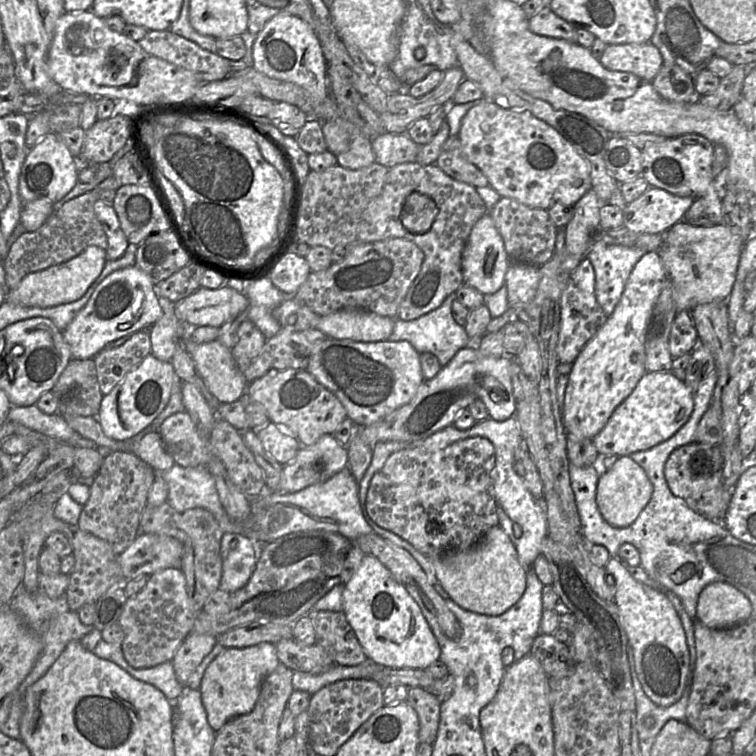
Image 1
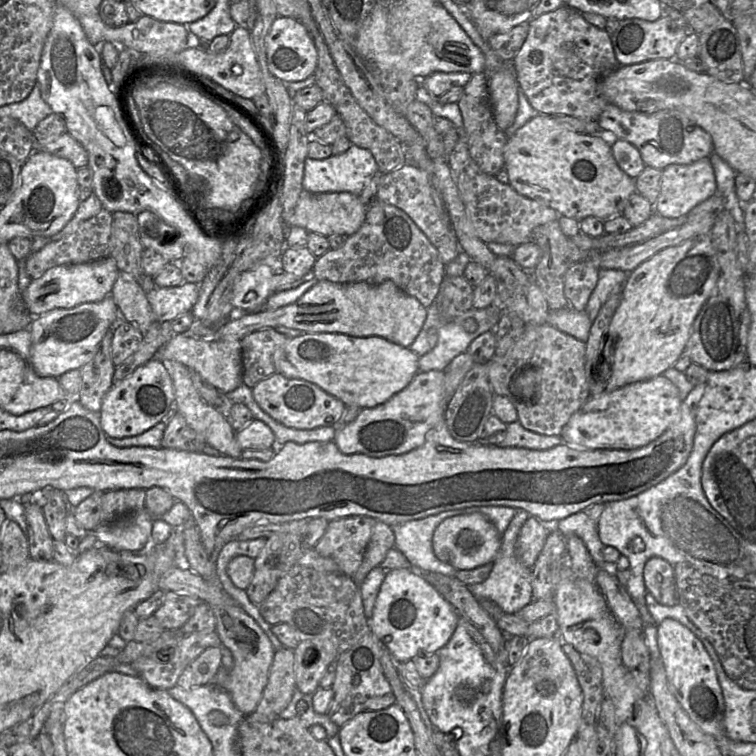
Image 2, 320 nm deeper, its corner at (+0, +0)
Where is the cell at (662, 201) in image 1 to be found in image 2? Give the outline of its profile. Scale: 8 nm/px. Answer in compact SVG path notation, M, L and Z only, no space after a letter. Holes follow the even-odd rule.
M710 157L690 164L672 164L662 170L661 189L654 204L655 213L667 218L687 215L693 208L717 193L717 184Z

